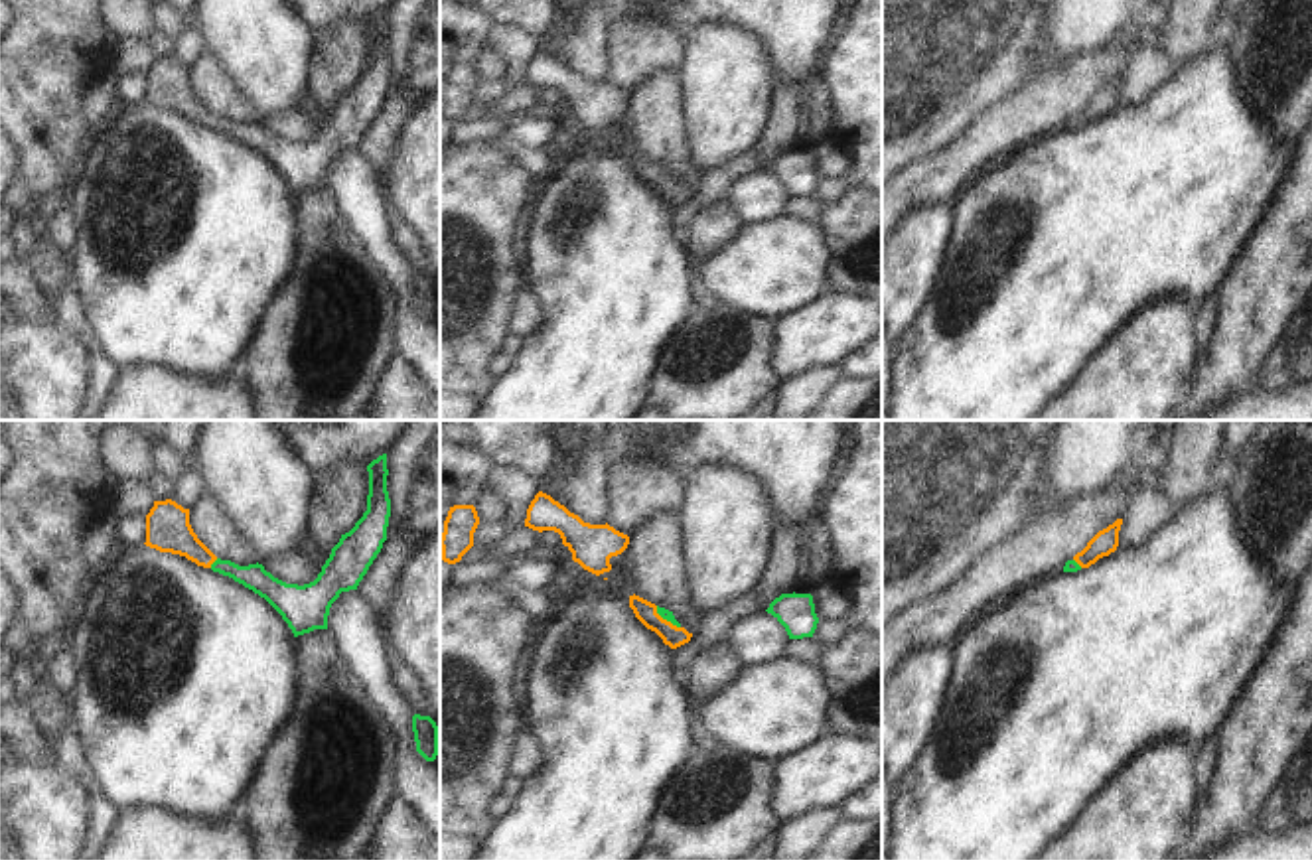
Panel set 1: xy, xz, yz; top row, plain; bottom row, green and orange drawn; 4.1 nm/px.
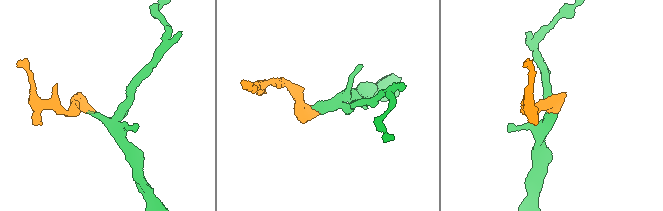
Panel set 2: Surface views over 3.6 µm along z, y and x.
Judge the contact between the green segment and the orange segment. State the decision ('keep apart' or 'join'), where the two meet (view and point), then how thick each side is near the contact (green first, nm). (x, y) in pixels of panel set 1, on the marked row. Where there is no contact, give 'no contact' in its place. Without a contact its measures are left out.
join; meets green in xy at (214, 563); 110 nm thick on the green side, 180 nm on the other

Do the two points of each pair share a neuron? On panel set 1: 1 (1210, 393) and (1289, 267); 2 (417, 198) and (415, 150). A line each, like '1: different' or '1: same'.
1: same
2: same

